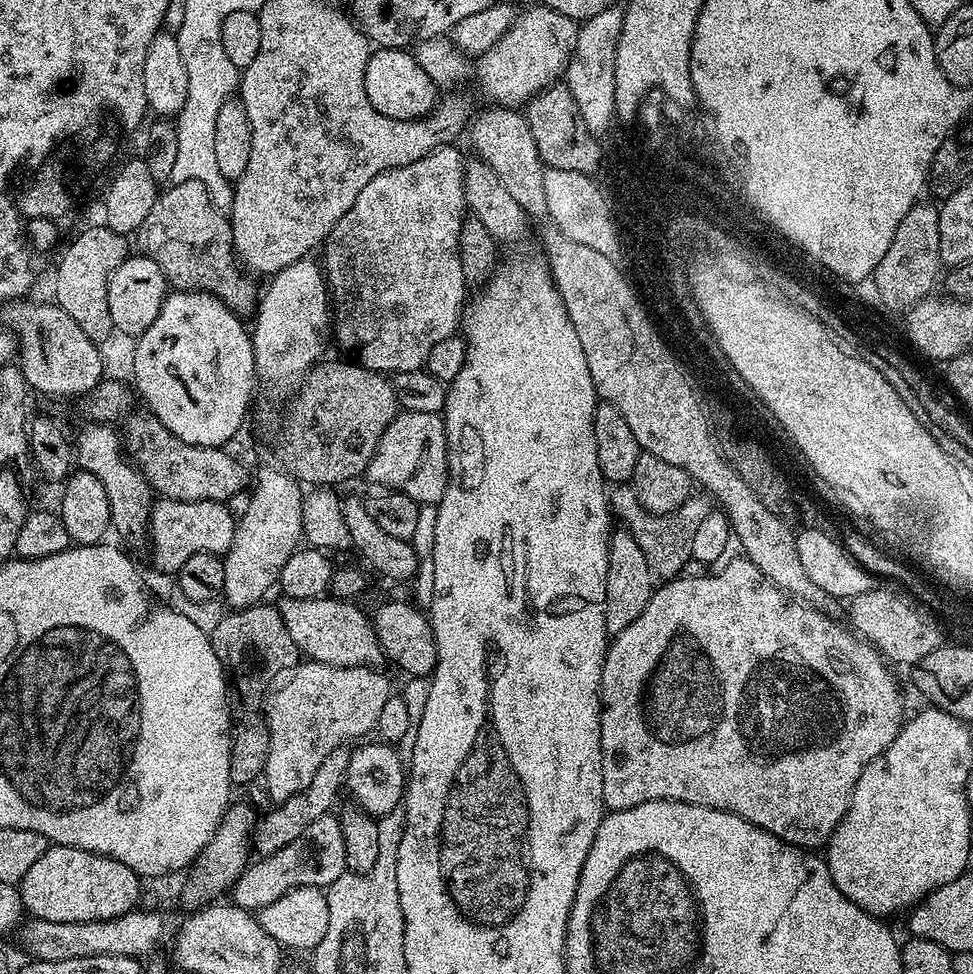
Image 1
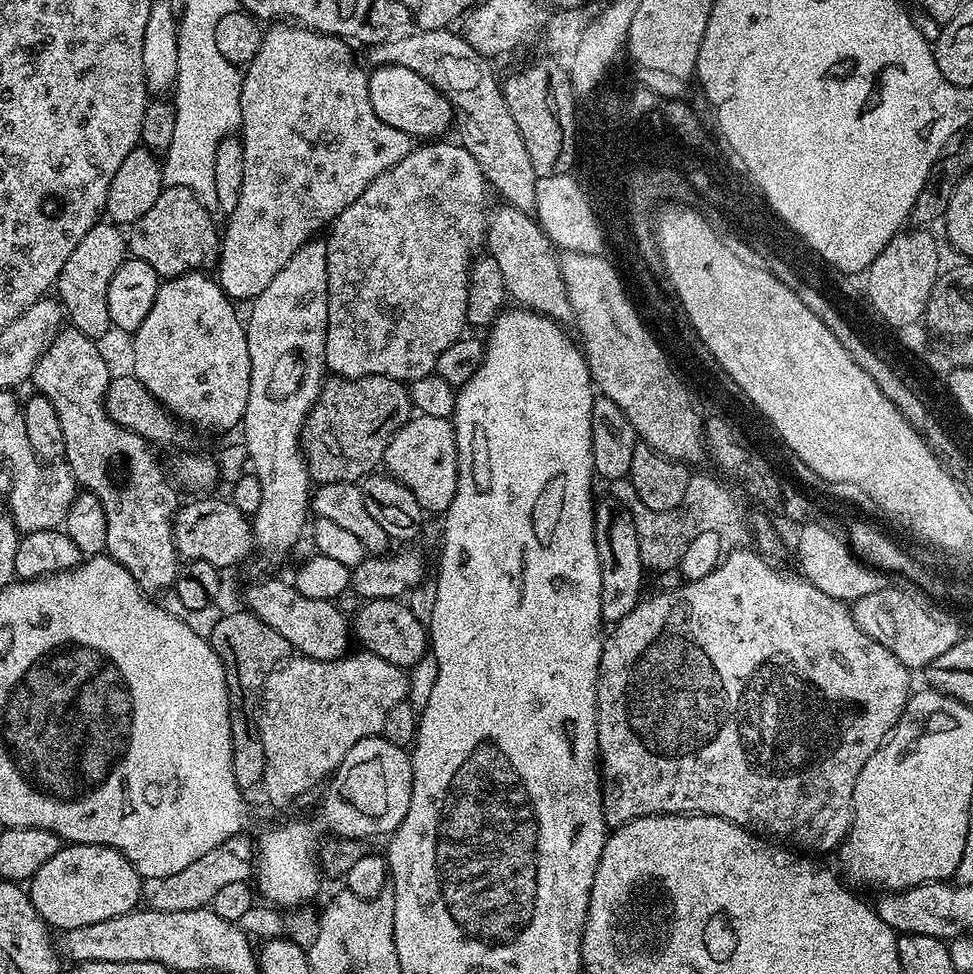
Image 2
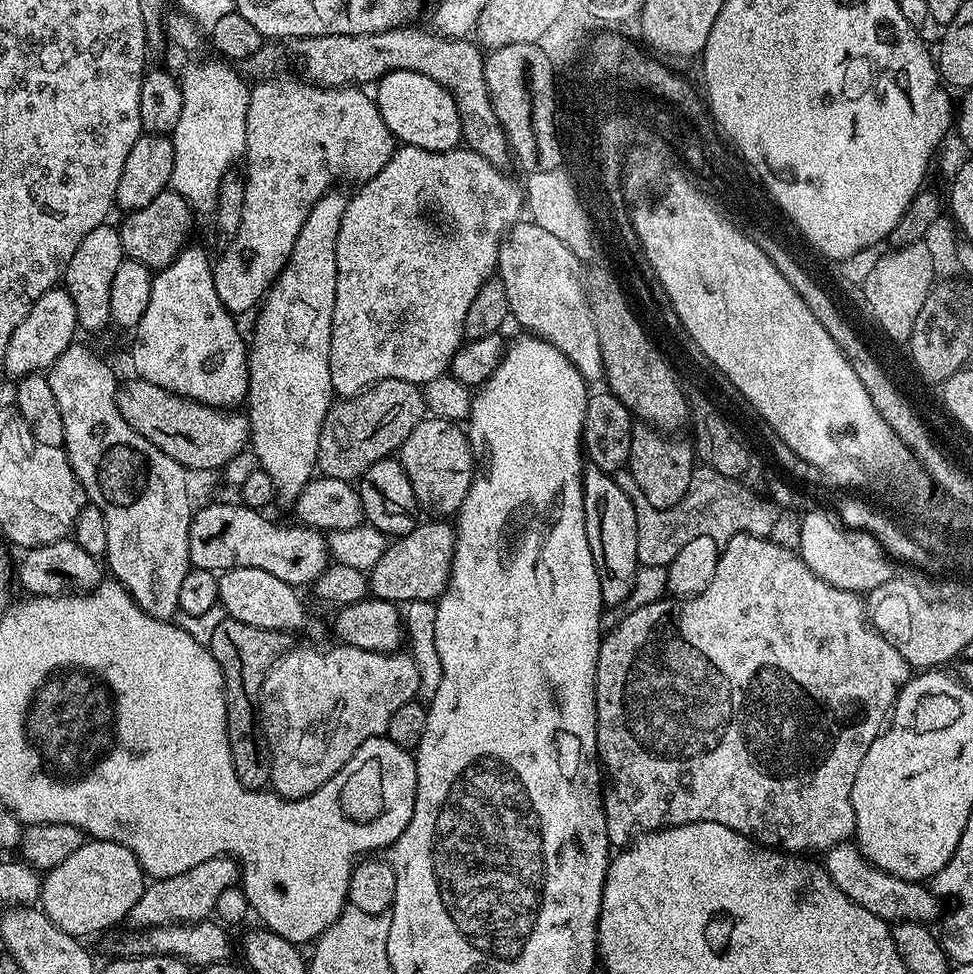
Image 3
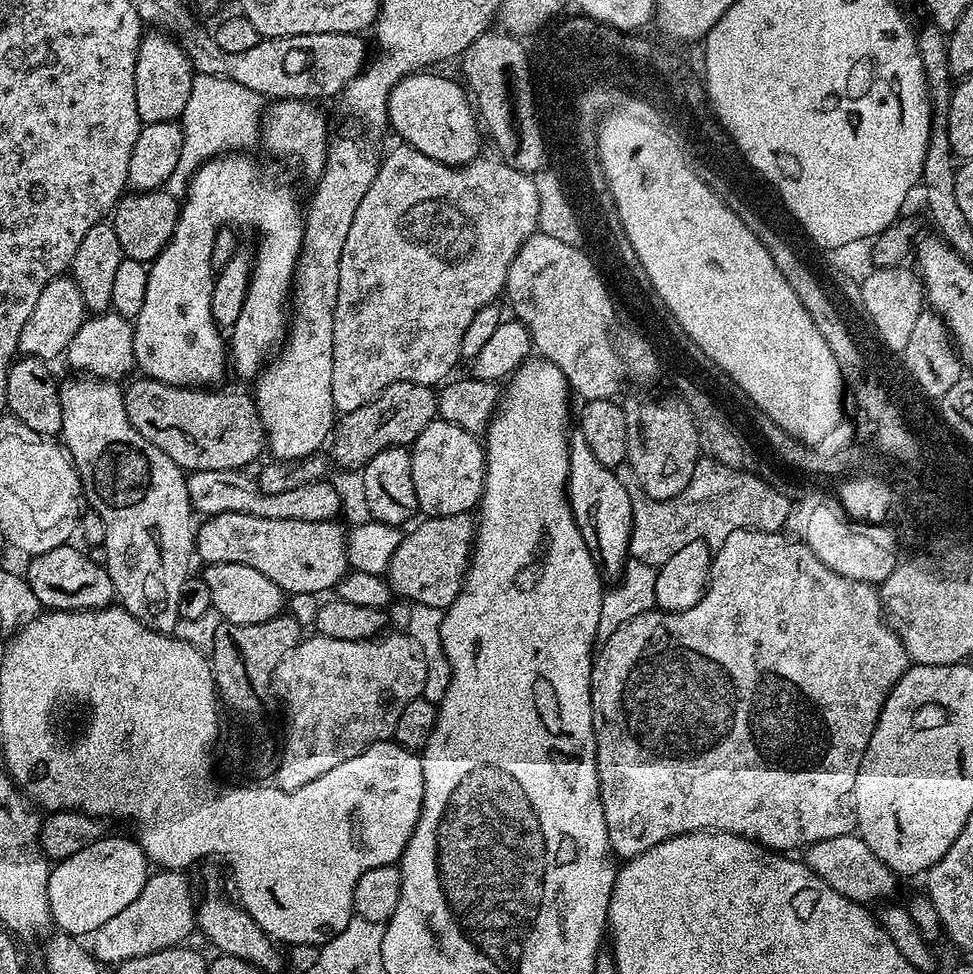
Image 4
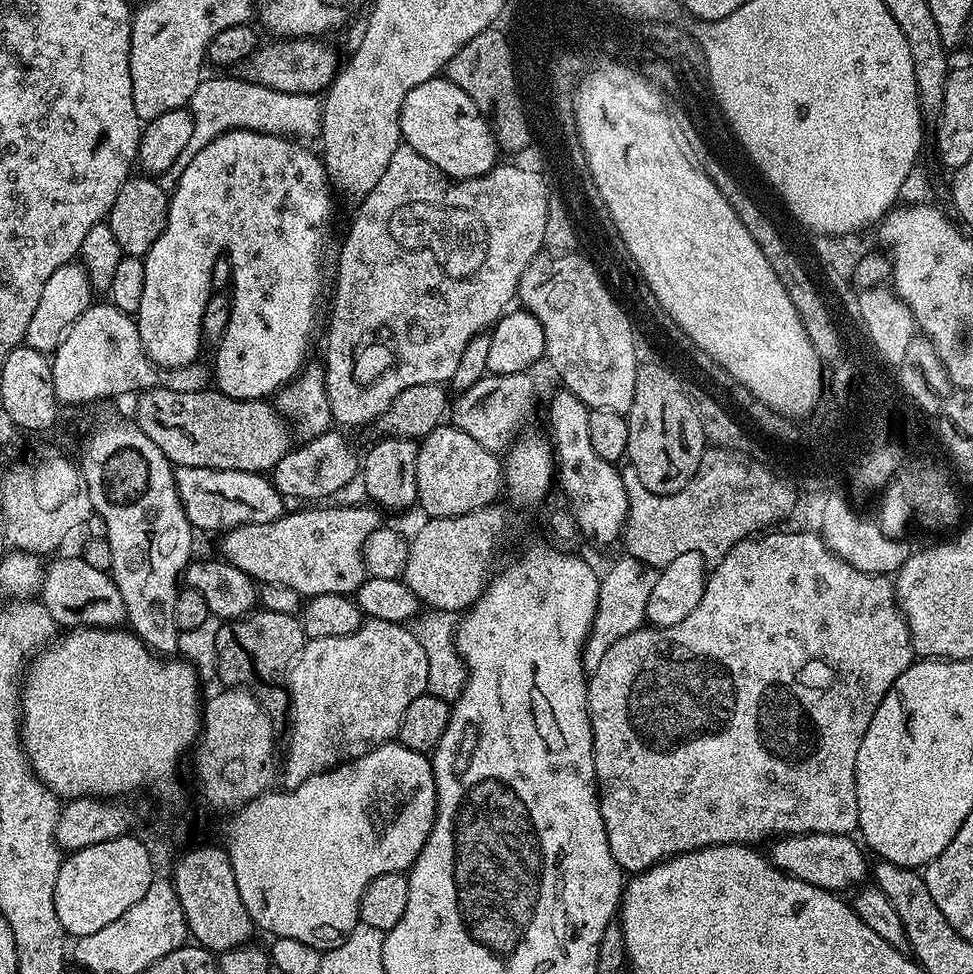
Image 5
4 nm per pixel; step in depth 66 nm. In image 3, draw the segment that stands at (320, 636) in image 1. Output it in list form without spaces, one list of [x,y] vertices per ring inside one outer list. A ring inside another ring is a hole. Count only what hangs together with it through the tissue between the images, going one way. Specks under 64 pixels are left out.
[[[228,568],[219,573],[218,604],[226,613],[227,619],[246,622],[246,626],[258,626],[262,630],[274,630],[285,634],[300,632],[308,624],[308,612],[300,601],[293,585],[266,574],[266,570],[257,568]]]

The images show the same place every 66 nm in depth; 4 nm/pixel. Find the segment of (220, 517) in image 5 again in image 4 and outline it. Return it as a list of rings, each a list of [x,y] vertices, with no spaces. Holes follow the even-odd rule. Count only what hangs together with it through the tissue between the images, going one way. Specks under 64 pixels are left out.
[[[206,470],[194,472],[188,476],[188,493],[193,509],[201,517],[217,516],[227,512],[250,514],[258,518],[278,518],[279,520],[297,520],[298,522],[326,522],[336,520],[340,512],[340,492],[327,479],[312,481],[286,490],[285,493],[263,493],[257,481],[244,470]]]

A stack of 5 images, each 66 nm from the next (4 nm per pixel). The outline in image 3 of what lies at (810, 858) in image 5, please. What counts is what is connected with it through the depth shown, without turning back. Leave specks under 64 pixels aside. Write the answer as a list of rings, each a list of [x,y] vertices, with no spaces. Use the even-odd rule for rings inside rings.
[[[855,843],[834,846],[823,857],[822,867],[830,874],[834,886],[838,886],[842,894],[846,894],[846,898],[858,902],[862,910],[870,910],[870,914],[878,918],[889,922],[909,920],[915,924],[927,925],[931,925],[932,920],[941,919],[941,901],[923,883],[886,874],[884,870],[869,862]]]

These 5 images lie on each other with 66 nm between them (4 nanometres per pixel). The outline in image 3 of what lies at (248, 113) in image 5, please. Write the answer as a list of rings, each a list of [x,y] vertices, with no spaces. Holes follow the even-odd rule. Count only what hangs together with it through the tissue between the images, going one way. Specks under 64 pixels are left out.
[[[220,63],[192,64],[178,76],[182,90],[182,114],[178,118],[178,126],[174,126],[170,133],[174,146],[170,188],[197,213],[208,214],[215,209],[219,180],[236,159],[244,156],[246,146],[246,110],[250,88],[244,85],[245,77],[235,67]]]

